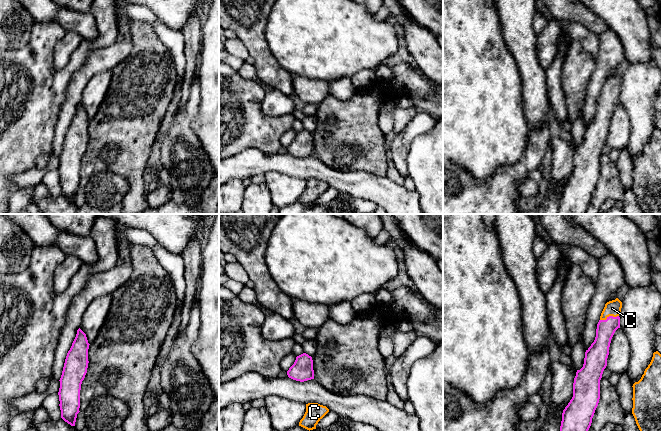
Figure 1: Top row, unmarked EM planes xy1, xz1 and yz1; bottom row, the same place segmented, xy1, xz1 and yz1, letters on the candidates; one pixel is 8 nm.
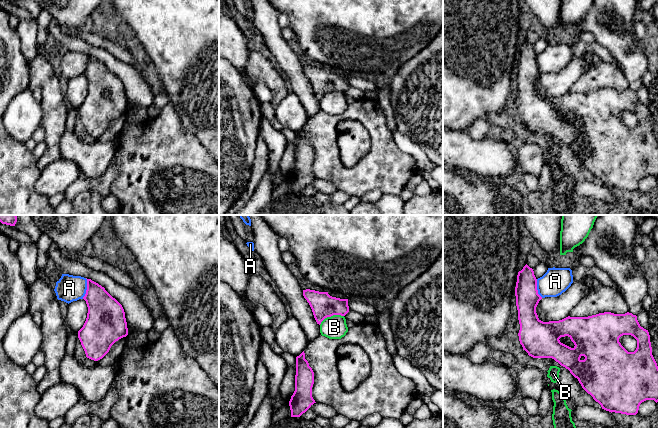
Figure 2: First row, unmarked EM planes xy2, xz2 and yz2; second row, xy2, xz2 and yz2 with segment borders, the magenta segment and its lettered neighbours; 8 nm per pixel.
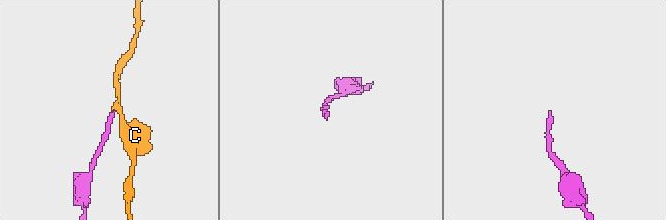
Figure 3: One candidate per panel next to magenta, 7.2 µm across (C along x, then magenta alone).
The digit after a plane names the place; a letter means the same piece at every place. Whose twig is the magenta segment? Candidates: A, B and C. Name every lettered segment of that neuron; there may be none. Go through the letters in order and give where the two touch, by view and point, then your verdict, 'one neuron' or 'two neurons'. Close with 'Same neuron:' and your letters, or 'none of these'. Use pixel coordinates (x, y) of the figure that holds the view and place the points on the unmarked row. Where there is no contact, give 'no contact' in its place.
A: meets magenta in xy2 at (87, 64); two neurons
B: meets magenta in xz2 at (331, 91); two neurons
C: meets magenta in yz1 at (609, 92); one neuron
Same neuron: C

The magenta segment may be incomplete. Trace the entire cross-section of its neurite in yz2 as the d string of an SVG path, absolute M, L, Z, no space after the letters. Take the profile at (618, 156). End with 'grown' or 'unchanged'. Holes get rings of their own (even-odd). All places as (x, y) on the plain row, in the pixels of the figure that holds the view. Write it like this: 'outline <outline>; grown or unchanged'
outline M527 40L518 48L515 72L520 100L519 117L529 132L554 135L578 155L582 164L602 185L611 189L636 191L642 178L658 178L658 142L652 131L649 108L640 102L636 91L604 88L543 98L536 89L542 73L538 70L534 47ZM623 111L631 111L637 116L634 128L628 128L619 118ZM565 112L574 119L573 124L560 118L559 115Z; unchanged

